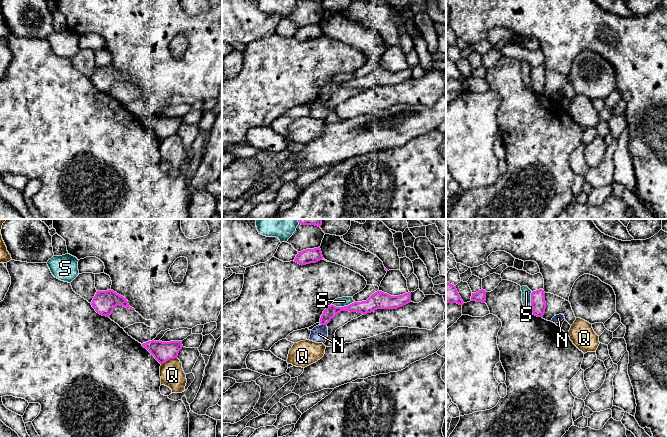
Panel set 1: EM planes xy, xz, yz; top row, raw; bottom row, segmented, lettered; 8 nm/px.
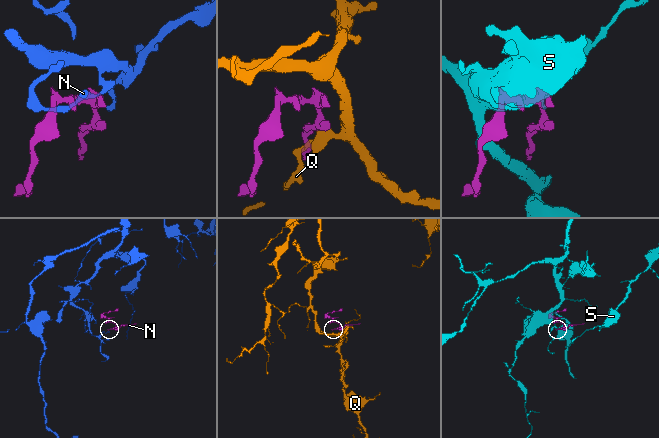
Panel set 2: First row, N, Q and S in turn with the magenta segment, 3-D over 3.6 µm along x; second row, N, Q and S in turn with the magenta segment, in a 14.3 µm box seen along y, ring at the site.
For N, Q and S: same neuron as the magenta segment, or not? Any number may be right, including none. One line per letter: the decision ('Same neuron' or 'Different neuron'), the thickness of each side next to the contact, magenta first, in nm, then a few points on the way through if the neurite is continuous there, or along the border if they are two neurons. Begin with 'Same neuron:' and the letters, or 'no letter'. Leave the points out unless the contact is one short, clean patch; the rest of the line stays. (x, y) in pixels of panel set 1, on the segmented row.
Same neuron: no letter
N: Different neuron. Thickness 100 nm (magenta) against 140 nm. Boundary: xz (320, 323), (326, 325)
Q: Different neuron. Thickness 160 nm (magenta) against 190 nm. Boundary: xy (176, 357), (170, 358), (161, 364)
S: Different neuron. Thickness 120 nm (magenta) against 80 nm

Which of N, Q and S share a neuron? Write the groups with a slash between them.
N / Q / S

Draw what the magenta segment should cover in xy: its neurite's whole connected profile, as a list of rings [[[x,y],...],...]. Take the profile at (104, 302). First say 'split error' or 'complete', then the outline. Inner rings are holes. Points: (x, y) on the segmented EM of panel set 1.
complete; [[[111,289],[107,291],[97,291],[91,305],[97,313],[106,317],[112,314],[117,305],[135,310],[129,306],[125,297],[117,294]]]

